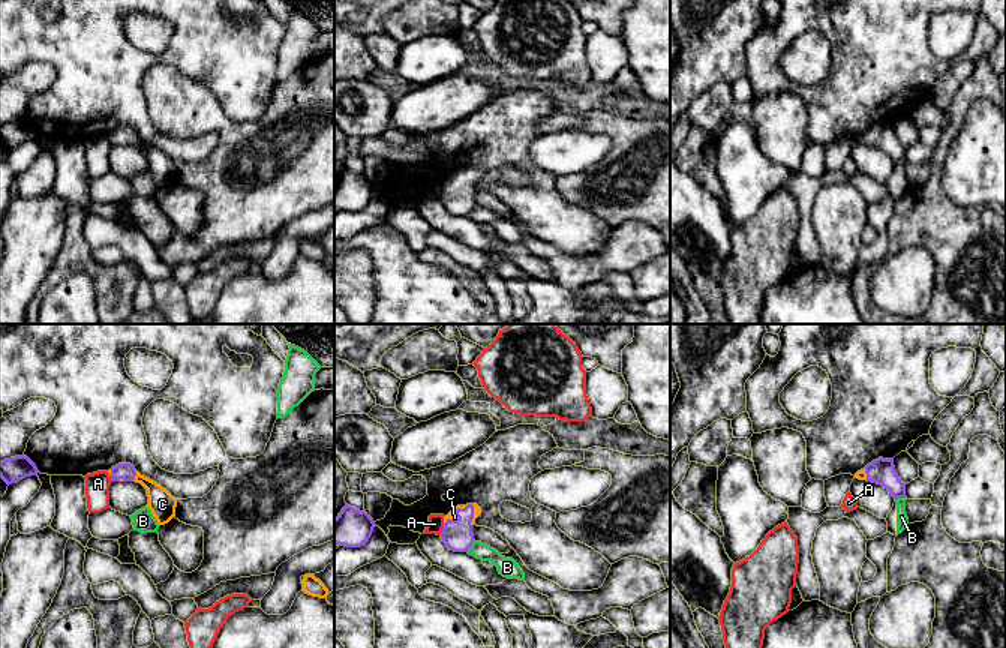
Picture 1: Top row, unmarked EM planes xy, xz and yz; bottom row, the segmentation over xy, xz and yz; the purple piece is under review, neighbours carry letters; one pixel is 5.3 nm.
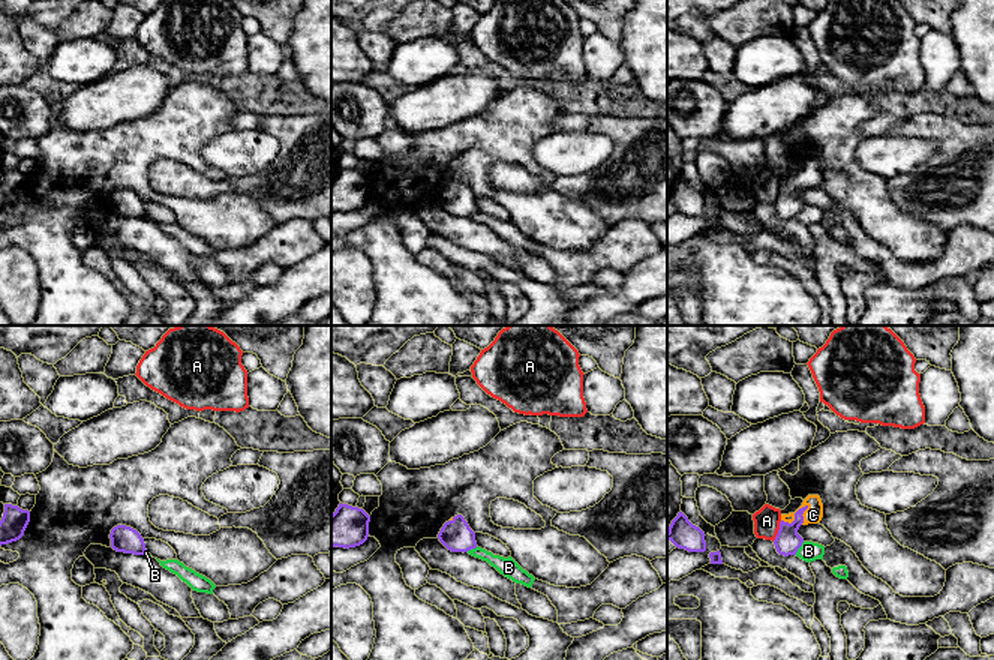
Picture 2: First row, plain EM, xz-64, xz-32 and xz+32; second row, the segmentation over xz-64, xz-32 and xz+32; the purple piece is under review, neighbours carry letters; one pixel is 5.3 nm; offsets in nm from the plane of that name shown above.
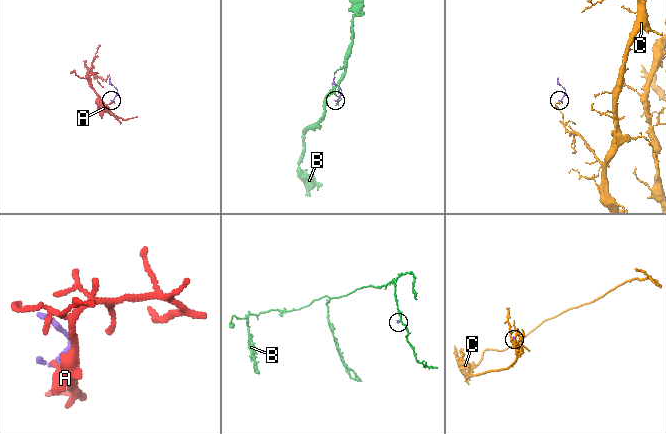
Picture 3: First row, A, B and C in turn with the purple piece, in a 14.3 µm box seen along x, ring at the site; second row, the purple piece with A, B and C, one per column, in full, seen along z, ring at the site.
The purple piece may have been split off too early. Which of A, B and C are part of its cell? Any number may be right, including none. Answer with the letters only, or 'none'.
C

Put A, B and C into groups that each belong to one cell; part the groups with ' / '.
A / B / C

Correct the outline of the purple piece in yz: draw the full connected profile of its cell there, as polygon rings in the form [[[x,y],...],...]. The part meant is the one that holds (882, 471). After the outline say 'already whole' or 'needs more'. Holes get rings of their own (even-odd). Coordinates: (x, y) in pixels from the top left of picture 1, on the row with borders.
[[[879,458],[855,474],[855,478],[882,484],[898,500],[906,496],[906,483],[898,477],[894,459]]]; needs more

